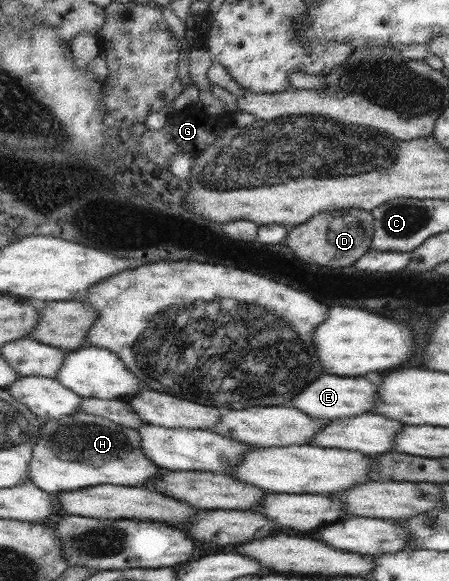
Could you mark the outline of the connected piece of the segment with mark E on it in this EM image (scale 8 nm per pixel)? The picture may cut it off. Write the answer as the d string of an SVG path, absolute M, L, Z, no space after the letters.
M320 375L314 379L314 382L309 383L302 392L298 392L292 398L292 407L296 407L298 411L302 411L304 415L316 417L316 419L333 420L338 418L347 418L368 409L372 409L372 397L378 394L378 385L368 383L368 380L361 376L356 377L334 377L334 375Z

